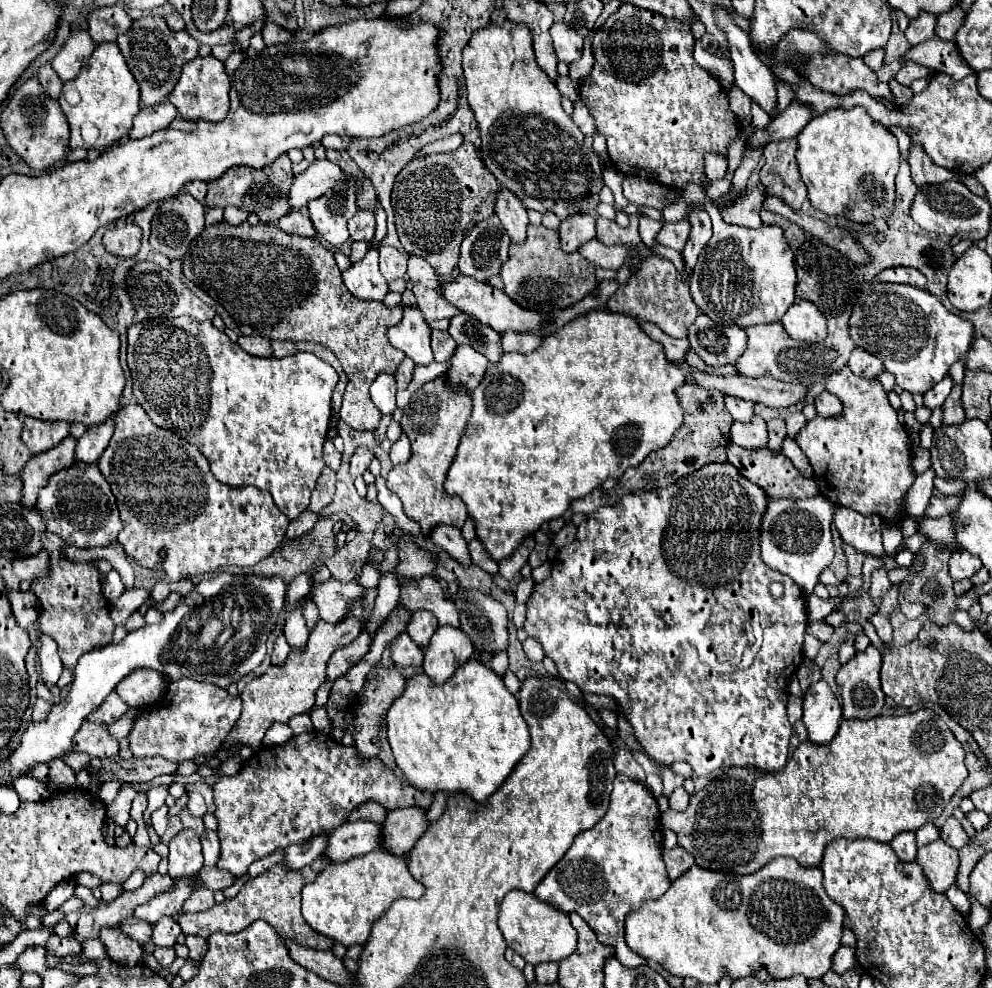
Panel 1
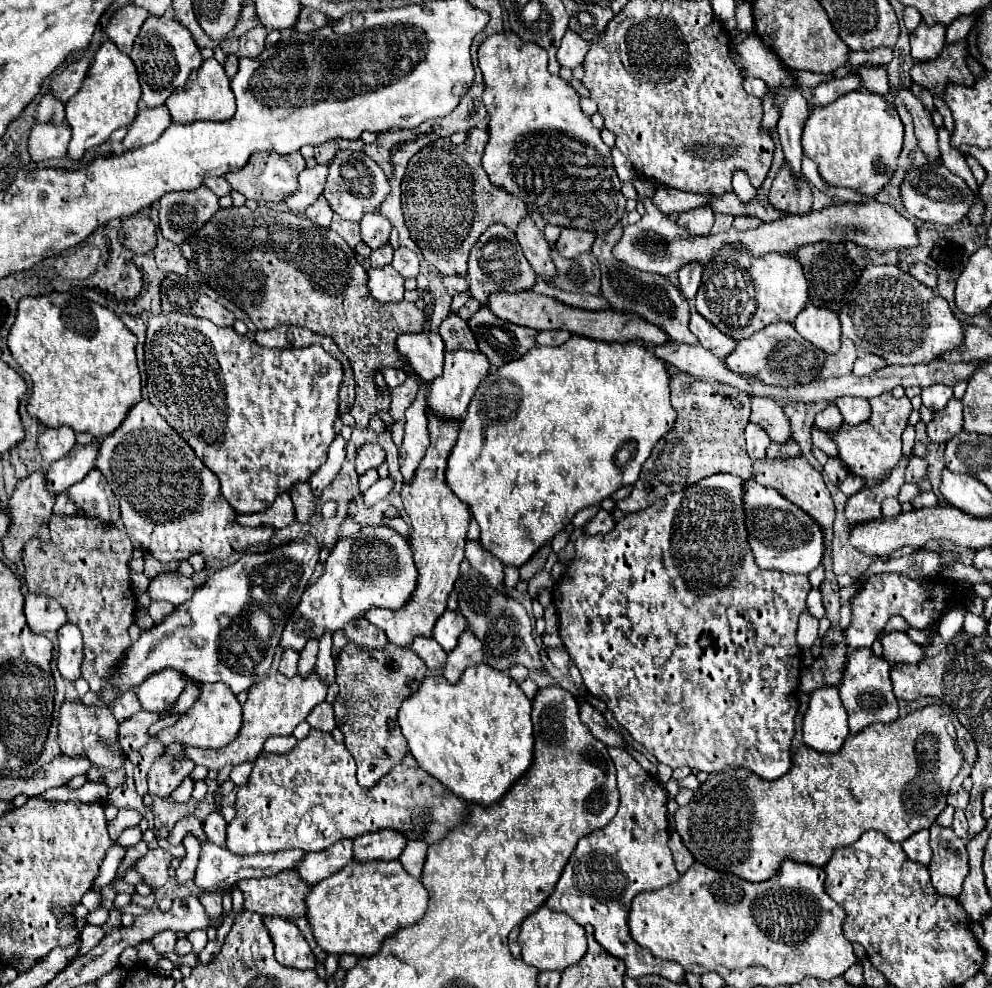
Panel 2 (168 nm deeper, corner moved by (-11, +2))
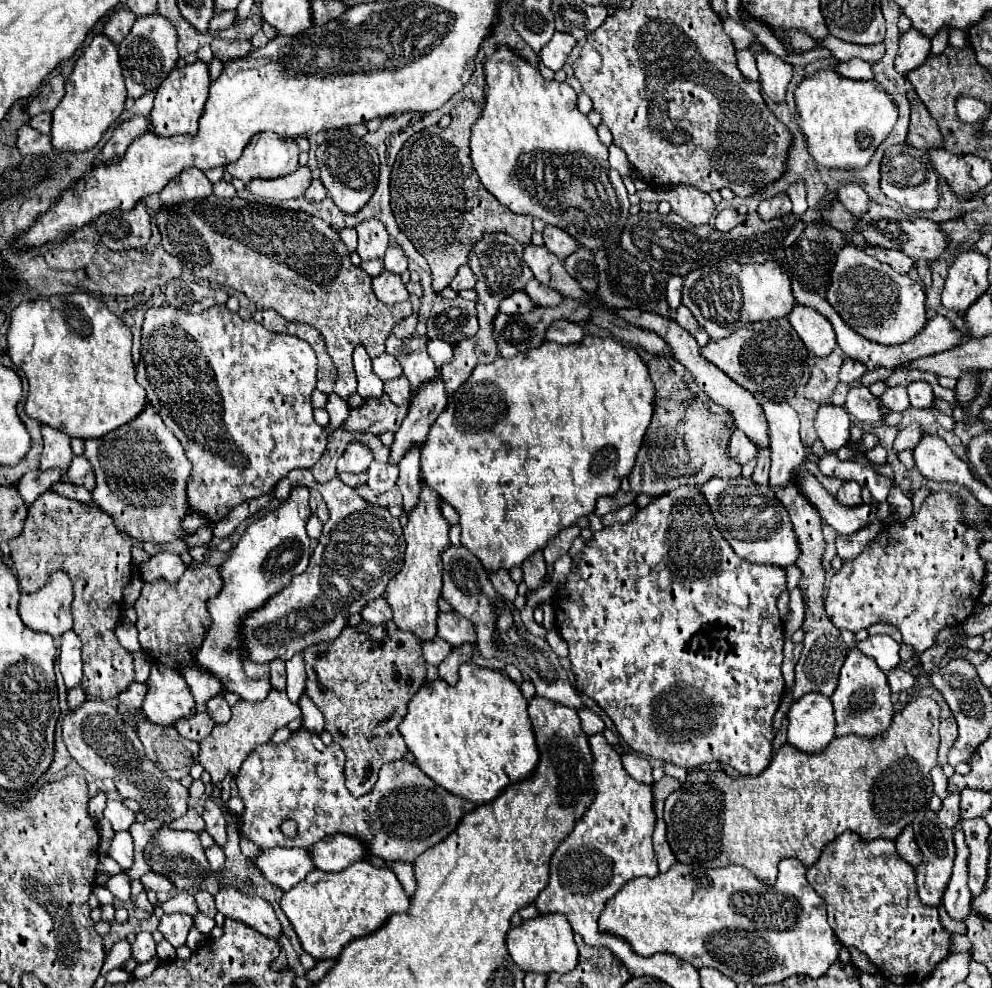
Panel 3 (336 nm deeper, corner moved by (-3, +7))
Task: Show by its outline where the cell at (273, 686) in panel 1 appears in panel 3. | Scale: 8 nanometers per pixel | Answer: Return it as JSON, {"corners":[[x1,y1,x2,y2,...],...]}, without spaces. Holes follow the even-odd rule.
{"corners":[[272,689,270,695,266,697,266,701,260,703,248,703,248,701,240,701,232,707,232,717,228,723,220,723,212,729,212,733,200,743,200,763,202,767,210,773,210,777,214,779,212,783,222,781,226,775,236,777,242,761,248,757,248,753,256,747,256,745,264,745,270,743,272,735,276,729,288,725,292,719,302,717,300,707,290,703,290,699,286,697,286,691,276,691]]}

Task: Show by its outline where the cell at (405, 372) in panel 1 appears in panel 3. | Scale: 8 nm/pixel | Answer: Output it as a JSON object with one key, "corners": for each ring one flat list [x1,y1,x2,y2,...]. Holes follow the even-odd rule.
{"corners":[[406,377,386,381,384,393,380,397,364,399,362,407,350,407,350,413,340,427,372,435,380,435,384,431,398,431,402,419,408,413,410,397,412,391]]}

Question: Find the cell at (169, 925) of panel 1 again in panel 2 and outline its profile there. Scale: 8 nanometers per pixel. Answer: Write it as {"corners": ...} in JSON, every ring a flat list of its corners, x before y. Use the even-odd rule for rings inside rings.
{"corners":[[172,930,158,932,158,934,152,938,152,944,154,944,154,948,156,948,160,954,174,952,174,946,176,946,176,932,172,932]]}

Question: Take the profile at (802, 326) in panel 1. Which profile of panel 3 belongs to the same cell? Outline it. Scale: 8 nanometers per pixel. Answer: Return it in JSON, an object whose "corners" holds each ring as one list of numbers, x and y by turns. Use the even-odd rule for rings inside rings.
{"corners":[[794,305,788,315,790,325,804,341,806,349,816,357,826,357,836,347,836,335,830,321,812,307]]}

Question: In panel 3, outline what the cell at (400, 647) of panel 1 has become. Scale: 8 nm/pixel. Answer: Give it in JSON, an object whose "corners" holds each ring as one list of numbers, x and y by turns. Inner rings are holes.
{"corners":[[440,637,422,643,422,653,424,653,428,665,436,665,438,667,448,657,450,651,452,651,452,647,444,639,440,639]]}

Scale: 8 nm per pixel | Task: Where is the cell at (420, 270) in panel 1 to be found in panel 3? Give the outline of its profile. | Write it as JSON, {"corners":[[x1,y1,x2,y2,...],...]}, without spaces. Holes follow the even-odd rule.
{"corners":[[462,265,462,267,458,269,458,273,456,273,456,277,454,277,452,283,450,283,450,287,452,287,454,291,474,289,474,285,476,285,476,275,472,273,470,265]]}

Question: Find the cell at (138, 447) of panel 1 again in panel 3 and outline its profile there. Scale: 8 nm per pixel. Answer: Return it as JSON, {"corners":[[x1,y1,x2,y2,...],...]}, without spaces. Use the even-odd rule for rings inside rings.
{"corners":[[148,405,142,411,142,417,138,417,138,421,132,421,130,425,122,425,122,429,108,433,98,441,86,439,84,455,92,463,96,475,96,487,92,491,92,499,120,531,126,531,134,539,156,541,156,543,178,541,186,535,180,523,190,513,186,509,186,477,190,477,190,461,186,459,180,441,164,425,162,417,152,405]]}

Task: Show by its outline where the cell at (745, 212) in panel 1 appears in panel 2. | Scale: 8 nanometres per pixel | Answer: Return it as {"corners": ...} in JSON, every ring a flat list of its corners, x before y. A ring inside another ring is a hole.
{"corners":[[734,216,734,224,732,224,736,230,744,232,744,230,752,230,752,228,758,228,762,226,762,220,750,220,750,216]]}

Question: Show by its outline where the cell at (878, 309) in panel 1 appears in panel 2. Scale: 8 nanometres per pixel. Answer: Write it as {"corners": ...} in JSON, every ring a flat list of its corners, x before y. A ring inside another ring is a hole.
{"corners":[[898,266,864,268,858,278,858,286,854,286,854,294,850,294,850,302,846,302,840,312,840,322,844,336,848,336,854,344,864,346,868,352,884,356,892,366,930,364,942,354,960,348,964,342,964,324,954,316,948,302,928,286,914,280,908,272,900,270]]}

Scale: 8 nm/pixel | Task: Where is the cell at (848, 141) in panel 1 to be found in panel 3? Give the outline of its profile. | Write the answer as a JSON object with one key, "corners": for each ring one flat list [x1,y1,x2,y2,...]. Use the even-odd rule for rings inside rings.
{"corners":[[832,67,820,69,818,73,802,79,794,91,798,107,798,125,808,141,808,151,814,161,828,169,854,169,868,165,876,147,886,139,898,117,898,107,892,103,888,93,876,81,854,81,838,75]]}

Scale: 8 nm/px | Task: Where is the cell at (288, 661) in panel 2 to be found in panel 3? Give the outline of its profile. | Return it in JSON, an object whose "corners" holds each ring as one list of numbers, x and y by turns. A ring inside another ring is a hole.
{"corners":[[272,661,270,663,270,683,278,691,286,689,286,669,284,669,284,661]]}

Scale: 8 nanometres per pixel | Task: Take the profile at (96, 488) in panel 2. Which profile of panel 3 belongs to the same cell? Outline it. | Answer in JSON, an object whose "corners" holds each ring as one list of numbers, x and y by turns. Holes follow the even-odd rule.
{"corners":[[76,455,68,473,66,473,66,479,72,485,82,485,88,491,92,491,94,489,94,473,90,469,90,461,86,461,84,455]]}

